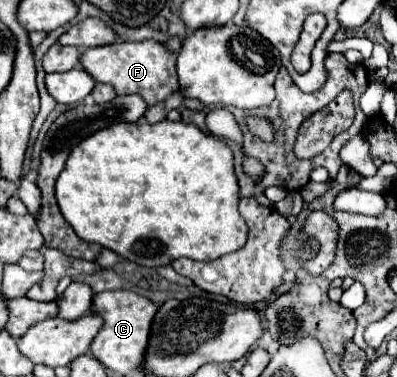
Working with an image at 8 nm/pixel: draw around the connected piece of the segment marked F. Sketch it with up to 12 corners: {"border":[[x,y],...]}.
{"border":[[155,40],[87,48],[83,70],[157,104],[177,90],[177,54]]}

